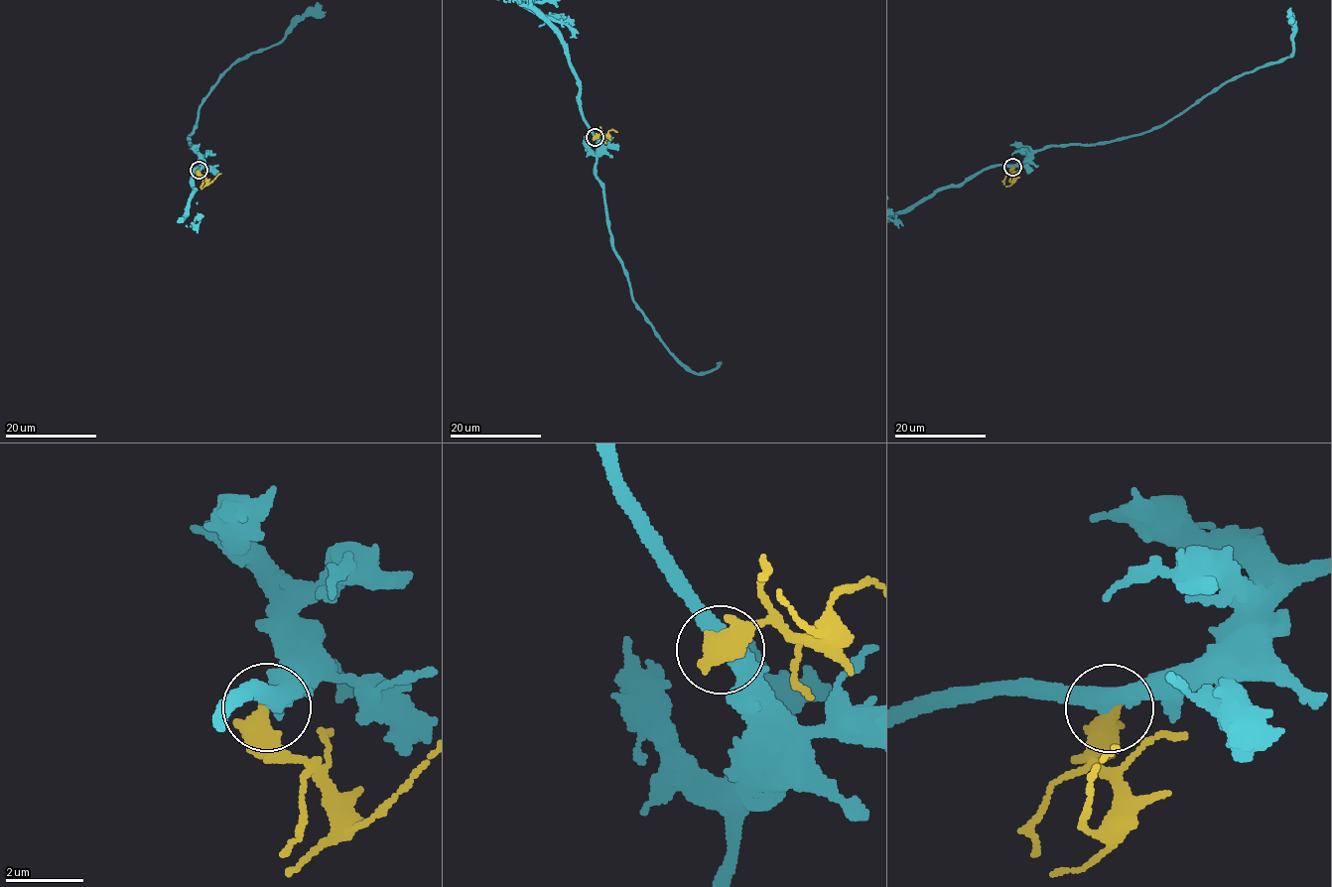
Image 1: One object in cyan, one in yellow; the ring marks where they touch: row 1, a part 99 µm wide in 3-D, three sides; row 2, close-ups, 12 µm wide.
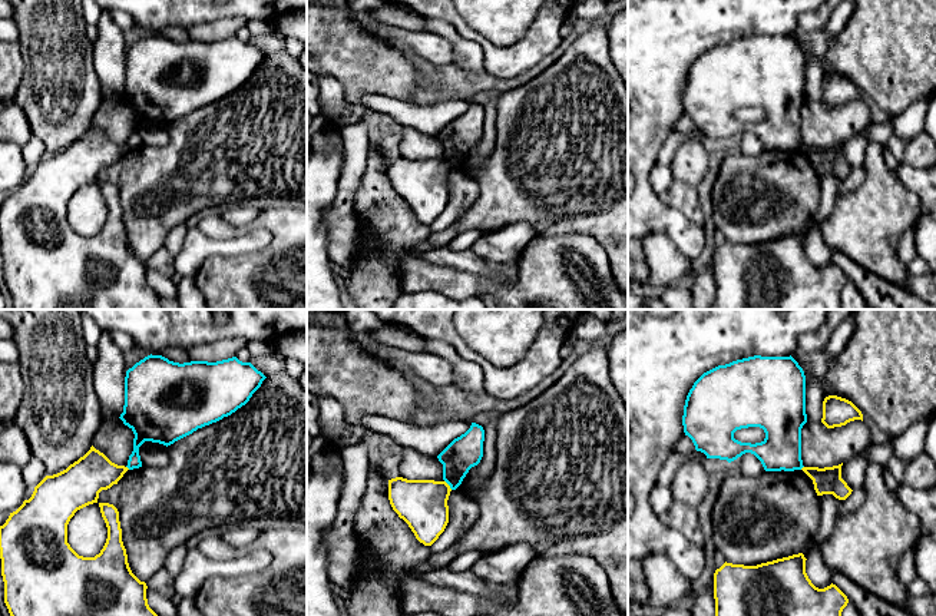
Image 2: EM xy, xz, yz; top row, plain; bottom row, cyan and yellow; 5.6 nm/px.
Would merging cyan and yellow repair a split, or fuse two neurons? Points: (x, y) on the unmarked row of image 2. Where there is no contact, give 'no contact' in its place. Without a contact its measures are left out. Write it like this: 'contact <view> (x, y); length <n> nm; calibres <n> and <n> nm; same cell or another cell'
contact xz (447, 162); length 70 nm; calibres 190 and 280 nm; another cell

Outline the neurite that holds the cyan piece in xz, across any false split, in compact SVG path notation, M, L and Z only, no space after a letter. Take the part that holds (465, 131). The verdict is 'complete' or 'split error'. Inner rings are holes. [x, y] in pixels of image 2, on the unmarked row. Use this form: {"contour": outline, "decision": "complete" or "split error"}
{"contour": "M472 102L470 107L454 117L439 135L443 143L443 159L456 169L469 149L477 145L483 136L484 109Z", "decision": "complete"}

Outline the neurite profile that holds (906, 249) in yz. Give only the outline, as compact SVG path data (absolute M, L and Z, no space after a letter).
M914 226L907 229L897 245L897 256L902 262L909 264L917 258Z

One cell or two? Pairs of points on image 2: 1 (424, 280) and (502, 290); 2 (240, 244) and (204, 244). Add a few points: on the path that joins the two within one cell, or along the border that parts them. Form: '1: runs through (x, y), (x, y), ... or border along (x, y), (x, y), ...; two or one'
1: runs through (443, 280), (459, 285), (483, 285); one
2: runs through (231, 245), (212, 245); one

